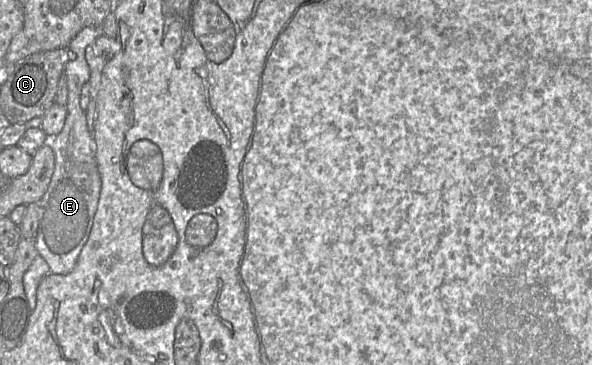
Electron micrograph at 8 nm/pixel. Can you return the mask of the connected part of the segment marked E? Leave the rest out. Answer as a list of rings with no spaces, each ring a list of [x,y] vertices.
[[[83,28],[68,46],[74,52],[75,59],[67,62],[63,70],[68,87],[67,115],[60,133],[48,141],[55,154],[55,167],[46,192],[37,202],[38,230],[35,245],[53,274],[65,275],[74,269],[88,240],[100,196],[101,179],[93,134],[88,127],[86,110],[80,106],[81,88],[90,78],[85,50],[100,34],[103,34],[100,28]]]

